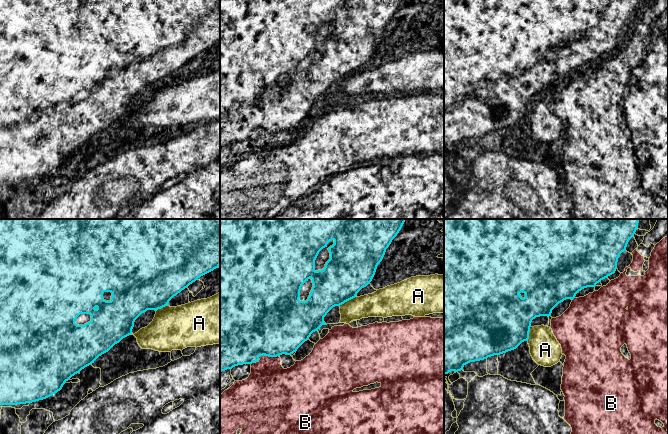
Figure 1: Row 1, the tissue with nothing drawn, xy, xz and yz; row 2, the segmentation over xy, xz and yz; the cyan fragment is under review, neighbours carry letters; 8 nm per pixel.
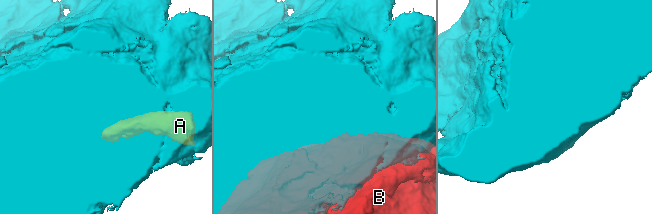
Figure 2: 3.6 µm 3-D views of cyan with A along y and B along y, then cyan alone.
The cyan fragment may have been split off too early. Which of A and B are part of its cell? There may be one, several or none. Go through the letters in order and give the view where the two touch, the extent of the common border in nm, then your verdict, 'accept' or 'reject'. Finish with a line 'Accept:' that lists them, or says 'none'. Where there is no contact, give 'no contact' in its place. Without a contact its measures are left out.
A: meets cyan in xz; contact 160 nm long; accept
B: meets cyan in xz; contact 170 nm long; reject
Accept: A

